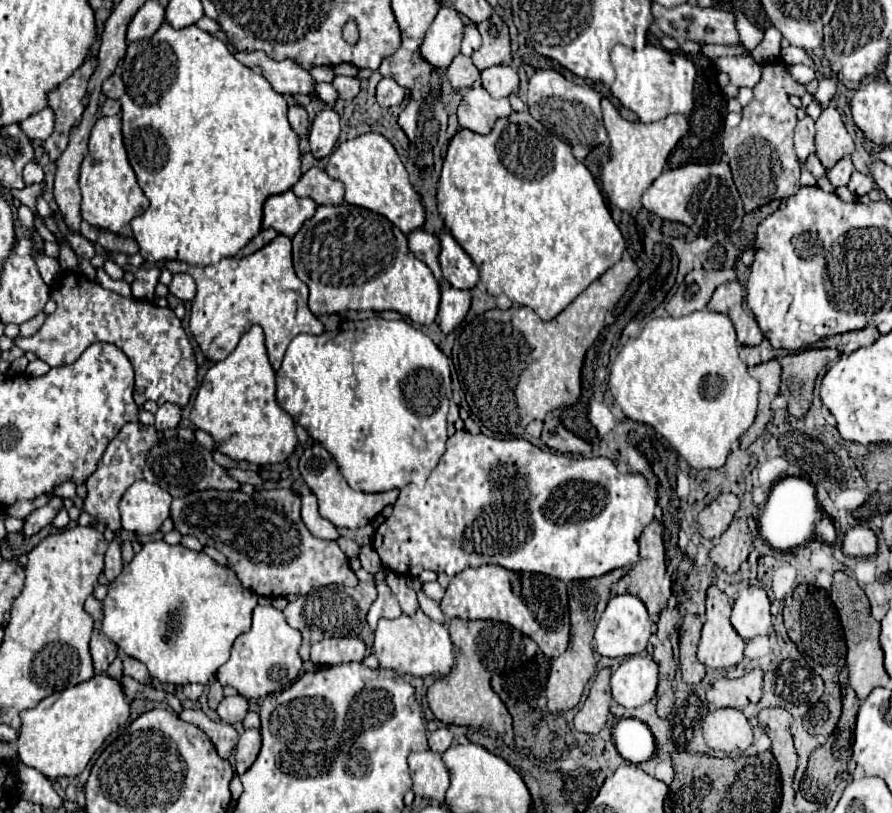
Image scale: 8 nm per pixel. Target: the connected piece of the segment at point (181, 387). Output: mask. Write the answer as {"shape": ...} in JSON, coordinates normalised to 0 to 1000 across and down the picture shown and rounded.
{"shape":[[[70,336],[61,353],[56,353],[56,368],[63,370],[63,383],[52,392],[47,405],[36,415],[18,415],[18,427],[36,432],[43,442],[56,451],[83,446],[92,437],[92,427],[110,419],[130,422],[146,442],[152,456],[150,493],[161,498],[170,491],[177,498],[197,496],[206,501],[220,476],[220,442],[217,427],[193,380],[177,378],[168,370],[141,368],[128,358],[117,355],[108,346],[99,346],[90,336]]]}

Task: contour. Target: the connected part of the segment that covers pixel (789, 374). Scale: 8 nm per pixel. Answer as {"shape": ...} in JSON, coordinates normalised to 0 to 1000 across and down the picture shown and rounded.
{"shape":[[[904,429],[881,437],[877,446],[874,486],[883,493],[883,506],[890,513],[901,513],[910,498],[910,481],[917,459],[939,439],[937,429]]]}

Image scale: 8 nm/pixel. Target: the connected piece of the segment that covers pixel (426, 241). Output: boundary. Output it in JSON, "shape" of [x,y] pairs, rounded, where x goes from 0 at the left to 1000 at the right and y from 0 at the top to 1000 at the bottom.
{"shape":[[[466,282],[466,284],[462,284],[462,287],[457,289],[457,294],[460,294],[460,299],[457,299],[460,309],[462,309],[471,321],[475,321],[475,323],[484,331],[489,346],[491,346],[496,353],[502,351],[500,343],[496,343],[496,331],[493,331],[493,323],[491,323],[491,309],[493,309],[491,292],[478,287],[475,282]]]}

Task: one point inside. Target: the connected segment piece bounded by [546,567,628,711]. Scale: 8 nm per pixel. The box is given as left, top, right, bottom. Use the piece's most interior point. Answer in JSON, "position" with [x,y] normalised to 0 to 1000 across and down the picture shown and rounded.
{"position":[639,827]}

